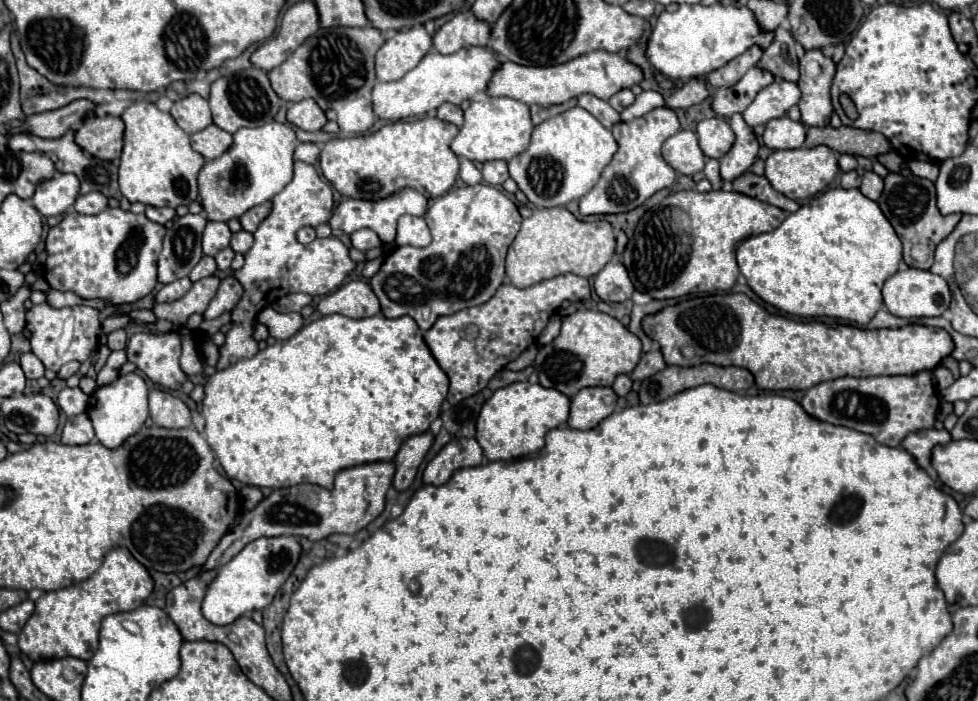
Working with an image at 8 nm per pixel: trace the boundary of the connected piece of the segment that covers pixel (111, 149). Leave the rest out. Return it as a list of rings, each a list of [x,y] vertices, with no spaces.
[[[88,118],[76,132],[76,144],[100,160],[114,160],[122,154],[124,124],[120,118]]]

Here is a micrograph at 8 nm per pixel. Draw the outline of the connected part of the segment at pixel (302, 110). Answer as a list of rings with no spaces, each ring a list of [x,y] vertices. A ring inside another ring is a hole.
[[[310,98],[306,100],[300,100],[300,102],[294,102],[290,108],[288,108],[288,114],[286,114],[286,120],[302,130],[322,130],[322,126],[326,124],[326,116],[324,112],[318,108],[318,104]]]

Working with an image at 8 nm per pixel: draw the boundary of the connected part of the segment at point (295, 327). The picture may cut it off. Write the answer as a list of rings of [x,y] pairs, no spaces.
[[[270,306],[264,308],[262,312],[258,312],[256,320],[260,324],[264,324],[268,328],[270,336],[276,340],[286,340],[304,326],[304,318],[298,312],[280,314],[280,312],[274,312],[274,308],[270,308]]]

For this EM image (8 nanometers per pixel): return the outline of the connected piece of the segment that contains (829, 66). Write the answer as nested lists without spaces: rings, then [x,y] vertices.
[[[808,50],[804,58],[814,58],[822,66],[822,74],[814,82],[806,82],[806,74],[800,72],[798,86],[802,90],[802,98],[798,102],[802,112],[802,122],[806,126],[828,126],[832,116],[832,100],[830,100],[830,84],[834,80],[836,62],[822,54],[822,50]]]

